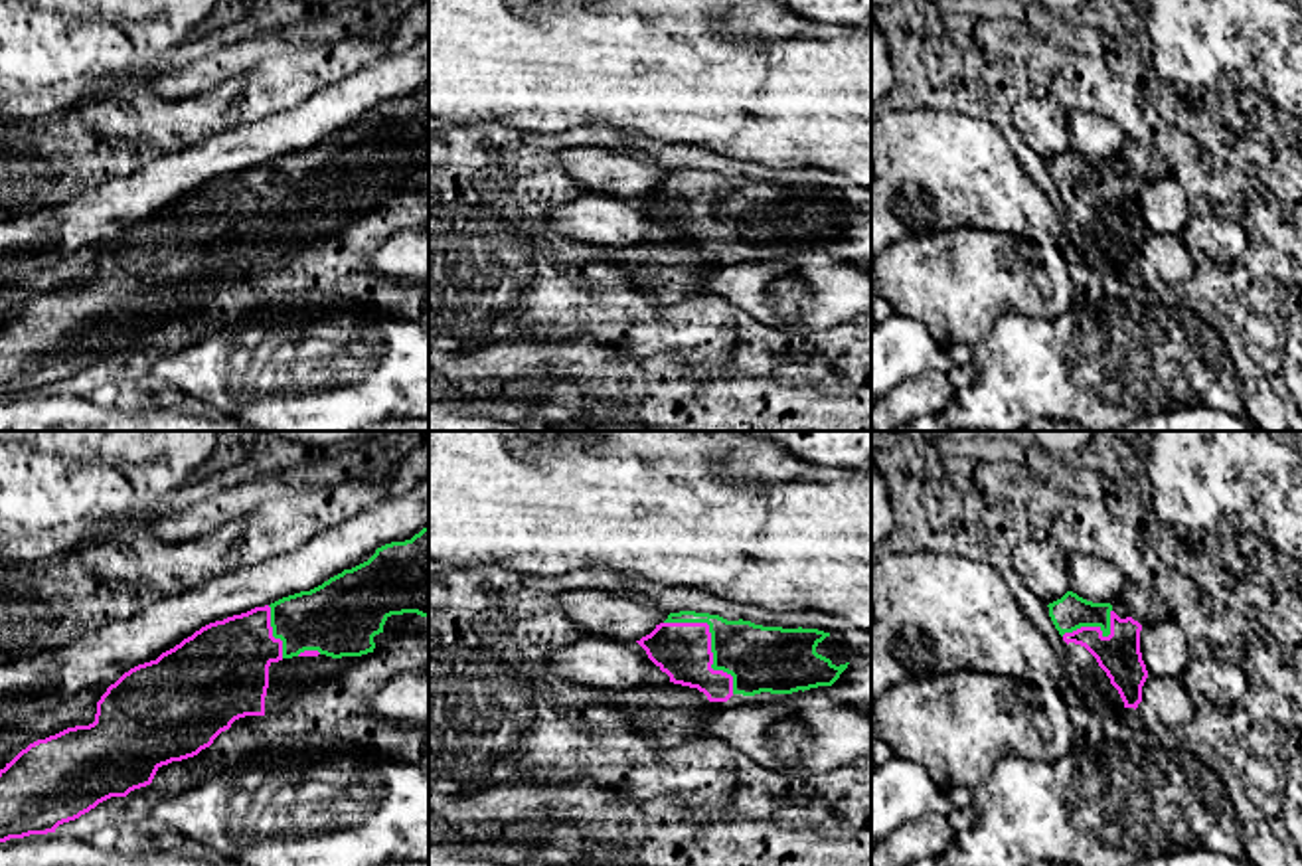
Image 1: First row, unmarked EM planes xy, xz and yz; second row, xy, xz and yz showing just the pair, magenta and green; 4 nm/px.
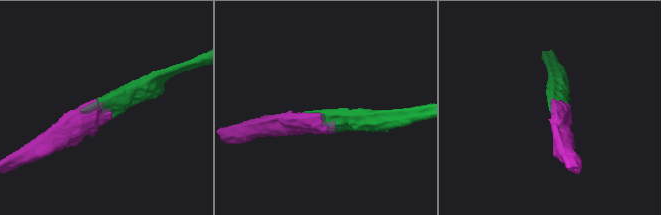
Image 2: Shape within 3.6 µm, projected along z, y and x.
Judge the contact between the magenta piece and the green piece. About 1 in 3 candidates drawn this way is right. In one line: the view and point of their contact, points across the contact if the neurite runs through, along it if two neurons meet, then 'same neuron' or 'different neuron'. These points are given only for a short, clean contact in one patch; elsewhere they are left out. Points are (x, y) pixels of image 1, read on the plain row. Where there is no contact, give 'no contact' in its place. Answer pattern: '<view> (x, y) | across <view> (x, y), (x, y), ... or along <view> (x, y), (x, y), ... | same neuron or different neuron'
xz (710, 200) | same neuron

